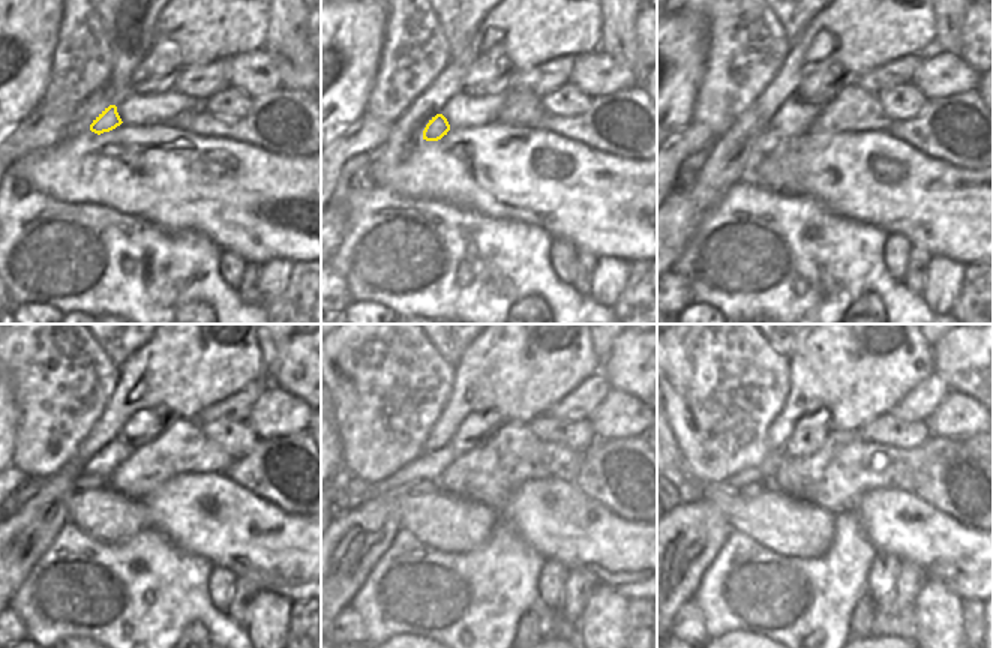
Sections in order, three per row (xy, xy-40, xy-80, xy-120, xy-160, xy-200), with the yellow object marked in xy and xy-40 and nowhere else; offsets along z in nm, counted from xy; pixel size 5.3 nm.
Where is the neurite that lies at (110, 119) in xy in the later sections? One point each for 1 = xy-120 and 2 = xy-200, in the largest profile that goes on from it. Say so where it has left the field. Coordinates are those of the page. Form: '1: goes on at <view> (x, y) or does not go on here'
1: goes on at xy-120 (86, 482)
2: goes on at xy-200 (752, 488)

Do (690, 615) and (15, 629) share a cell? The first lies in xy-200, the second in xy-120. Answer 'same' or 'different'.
same

